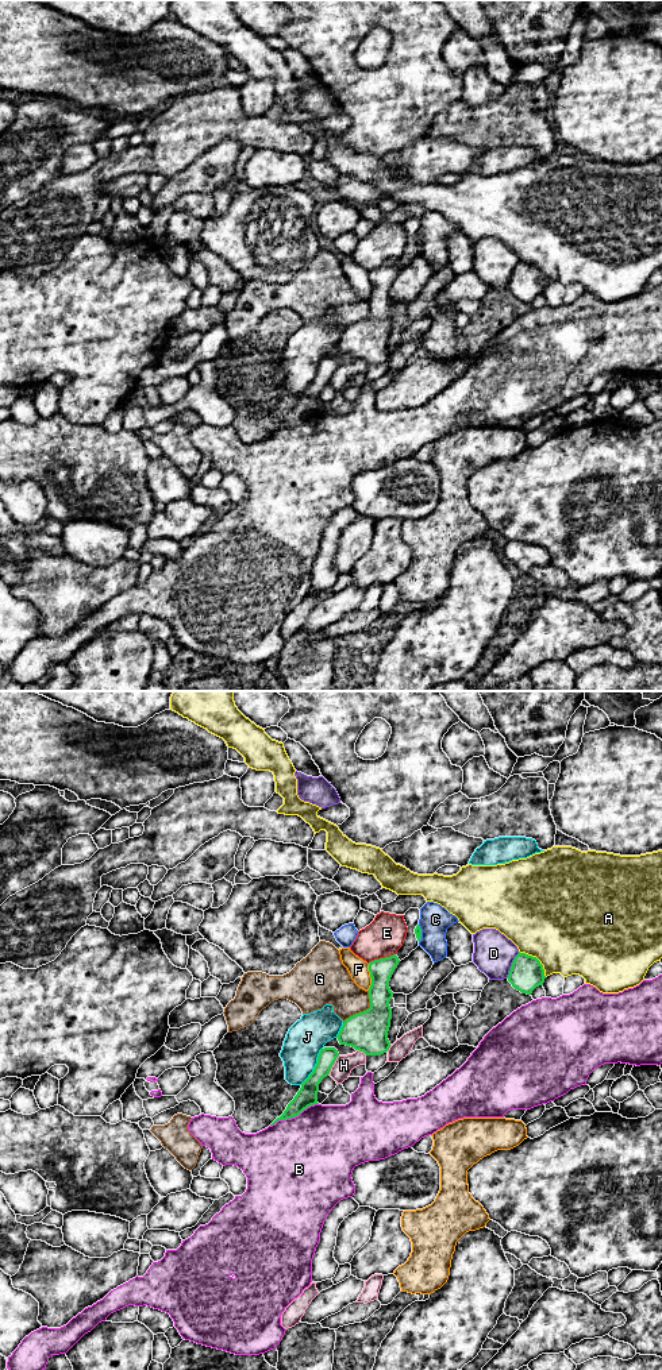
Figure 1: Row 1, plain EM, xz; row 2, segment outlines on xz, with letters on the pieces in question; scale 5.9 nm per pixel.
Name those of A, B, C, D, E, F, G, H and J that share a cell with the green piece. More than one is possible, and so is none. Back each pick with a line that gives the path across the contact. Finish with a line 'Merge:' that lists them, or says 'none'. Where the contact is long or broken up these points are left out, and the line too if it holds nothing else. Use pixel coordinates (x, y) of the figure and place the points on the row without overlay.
Merge: none

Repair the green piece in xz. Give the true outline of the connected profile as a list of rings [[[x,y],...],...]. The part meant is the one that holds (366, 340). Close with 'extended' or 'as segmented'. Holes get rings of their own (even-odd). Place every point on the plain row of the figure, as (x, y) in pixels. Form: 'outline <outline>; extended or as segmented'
outline [[[396,263],[369,271],[372,294],[369,297],[370,317],[345,329],[338,350],[366,364],[381,364],[390,356],[388,340],[393,301],[389,297],[390,286],[400,269]]]; as segmented

